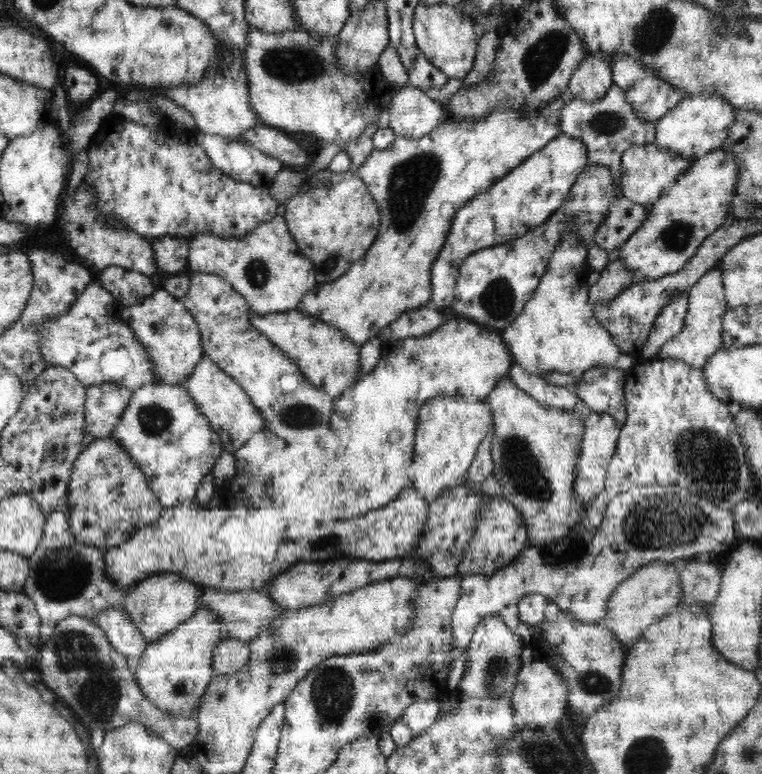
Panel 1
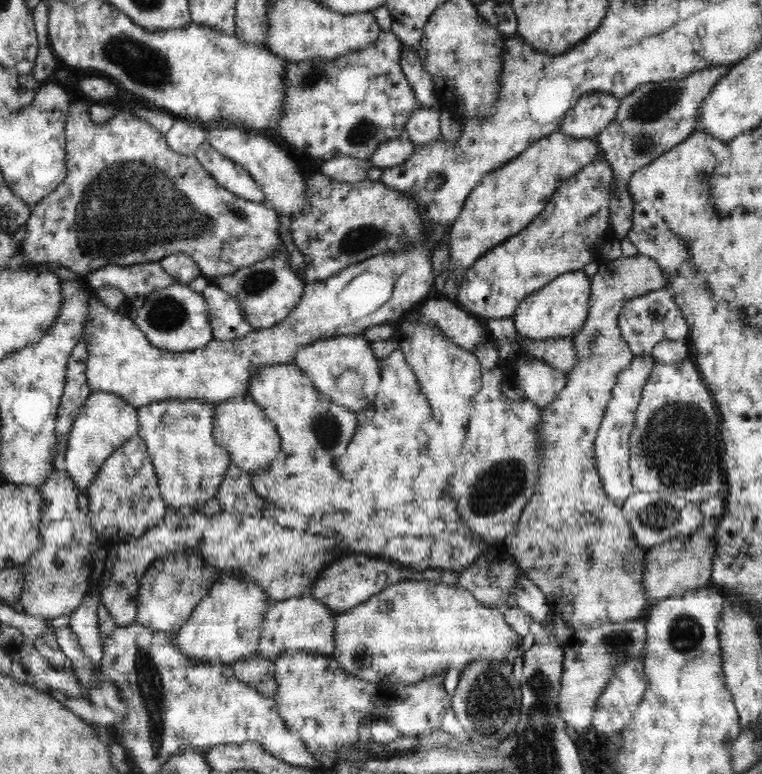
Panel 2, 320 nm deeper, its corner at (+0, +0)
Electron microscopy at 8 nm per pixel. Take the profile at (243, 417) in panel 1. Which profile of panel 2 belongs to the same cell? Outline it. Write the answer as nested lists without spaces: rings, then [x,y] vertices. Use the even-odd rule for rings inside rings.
[[[251,396],[238,397],[216,405],[213,423],[214,439],[230,453],[231,464],[249,475],[267,471],[281,451],[282,442],[276,422],[266,416],[264,409]]]

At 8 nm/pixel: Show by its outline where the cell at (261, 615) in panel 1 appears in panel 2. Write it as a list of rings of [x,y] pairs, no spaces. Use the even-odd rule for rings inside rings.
[[[311,594],[275,602],[269,606],[263,620],[258,653],[272,662],[280,652],[298,649],[320,653],[333,659],[337,616],[336,611]]]

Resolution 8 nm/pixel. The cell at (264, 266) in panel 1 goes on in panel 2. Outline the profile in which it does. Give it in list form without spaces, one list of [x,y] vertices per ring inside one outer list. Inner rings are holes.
[[[285,250],[278,251],[269,259],[217,278],[213,280],[213,283],[226,292],[230,299],[238,302],[243,310],[245,321],[251,325],[252,329],[272,328],[285,320],[300,303],[307,283],[298,275],[294,275],[288,262],[288,253]]]

